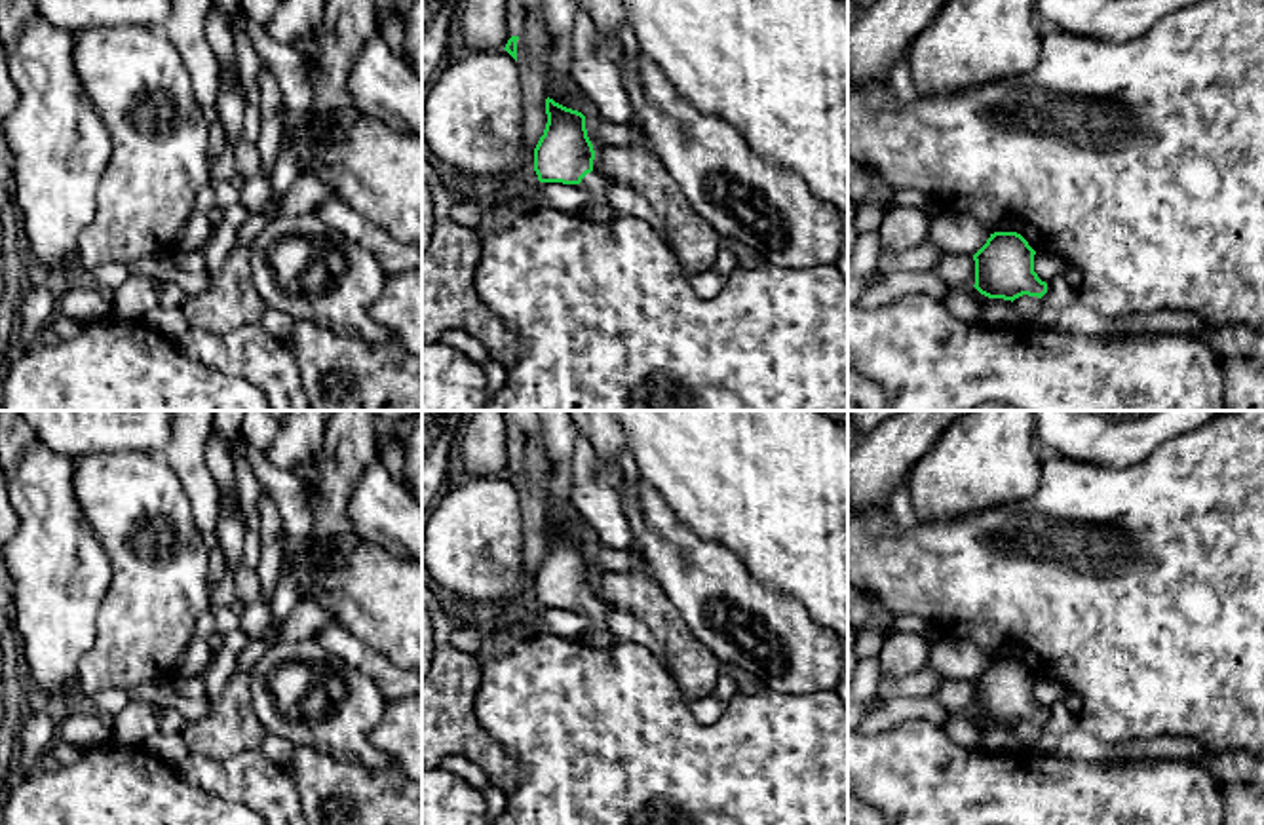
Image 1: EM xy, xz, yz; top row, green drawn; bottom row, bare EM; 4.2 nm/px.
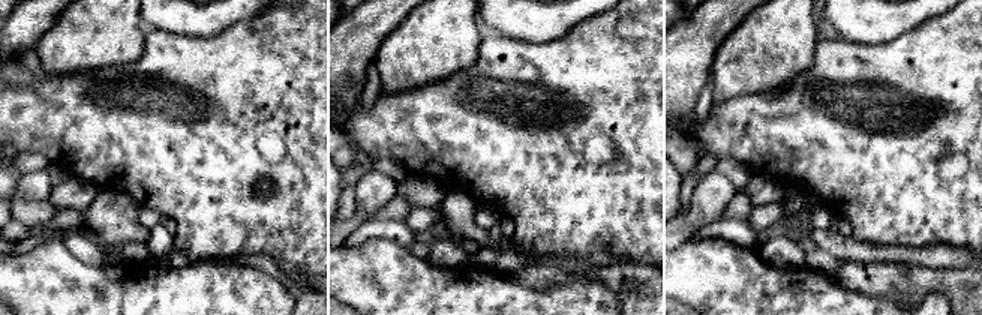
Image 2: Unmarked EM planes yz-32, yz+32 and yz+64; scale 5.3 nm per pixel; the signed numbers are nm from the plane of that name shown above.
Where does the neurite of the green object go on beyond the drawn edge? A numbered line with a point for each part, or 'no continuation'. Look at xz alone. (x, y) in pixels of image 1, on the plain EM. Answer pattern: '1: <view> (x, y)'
1: xz (593, 609)

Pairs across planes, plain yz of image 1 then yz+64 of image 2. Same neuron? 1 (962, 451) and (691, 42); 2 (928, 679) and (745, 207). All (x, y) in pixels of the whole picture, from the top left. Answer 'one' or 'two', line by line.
1: two
2: one

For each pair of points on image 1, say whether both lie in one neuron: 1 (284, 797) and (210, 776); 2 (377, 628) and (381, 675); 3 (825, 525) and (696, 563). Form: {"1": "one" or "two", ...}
{"1": "one", "2": "two", "3": "two"}

